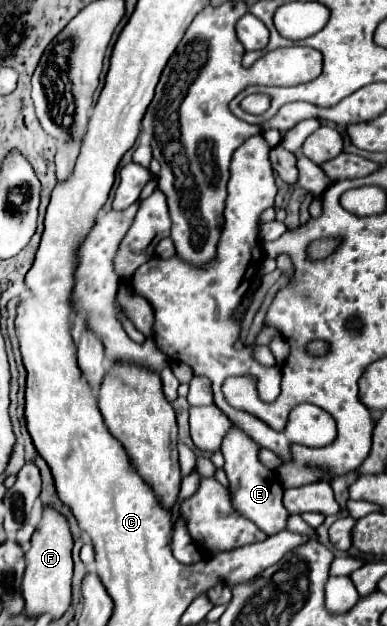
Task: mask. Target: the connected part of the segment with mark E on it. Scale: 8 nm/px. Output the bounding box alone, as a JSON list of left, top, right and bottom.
[221,424,289,534]

